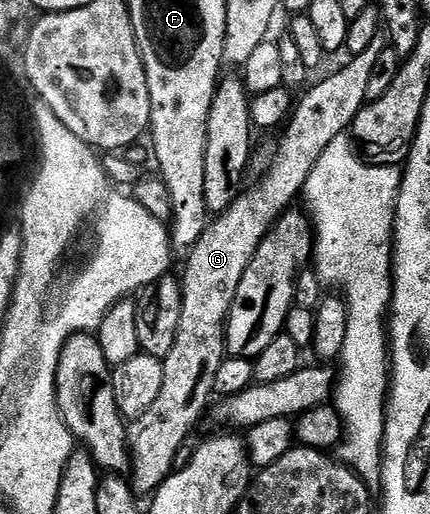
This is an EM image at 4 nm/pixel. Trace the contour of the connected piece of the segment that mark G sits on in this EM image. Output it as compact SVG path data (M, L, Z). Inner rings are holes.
M379 34L363 54L352 57L350 64L343 65L334 76L319 81L314 88L304 89L305 97L296 101L265 177L257 188L246 187L228 210L214 215L205 225L199 242L184 257L185 273L179 276L183 310L175 346L163 358L163 386L155 402L143 414L132 417L127 428L131 485L135 493L156 493L157 487L173 475L177 451L184 446L189 431L200 422L201 415L204 412L206 415L211 404L209 396L214 395L213 379L227 358L225 323L231 302L235 302L235 290L239 290L239 282L243 282L243 274L263 238L281 215L290 211L289 203L304 193L307 178L311 178L311 170L315 170L315 162L319 162L323 150L352 129L354 118L367 102L365 95L375 58L386 46L386 37Z

